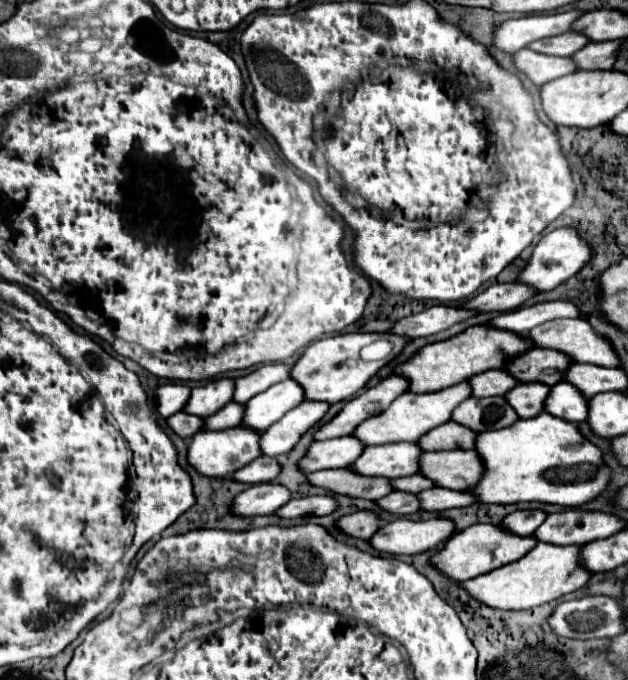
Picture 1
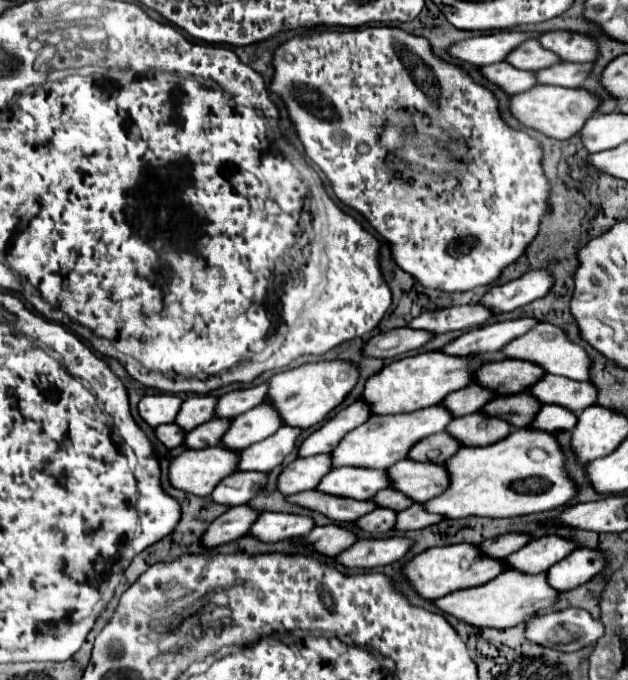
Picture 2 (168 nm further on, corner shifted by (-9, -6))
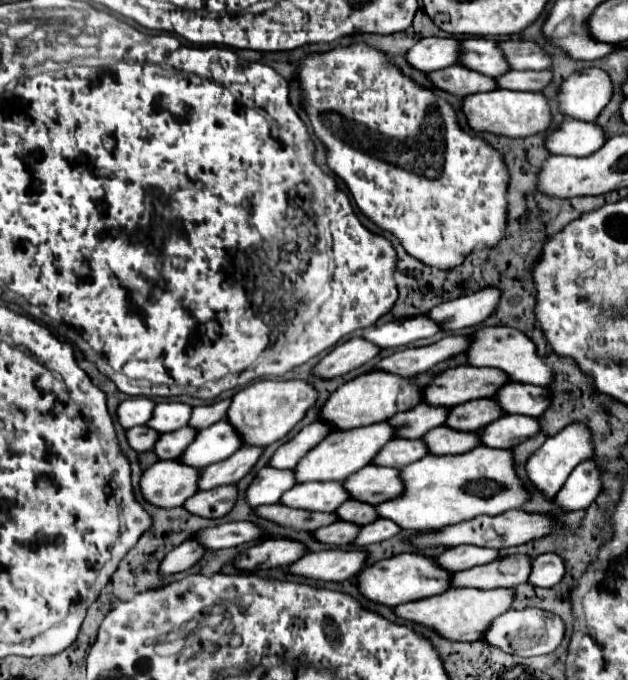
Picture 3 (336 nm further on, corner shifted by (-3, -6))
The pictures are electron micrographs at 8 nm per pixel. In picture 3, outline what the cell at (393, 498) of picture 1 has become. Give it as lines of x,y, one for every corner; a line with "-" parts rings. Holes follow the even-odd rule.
337,520
331,526
325,526
321,530
315,532
315,538
319,542
325,544
335,544
335,546
345,546
345,544
353,544
353,538
357,538
361,526
355,522
345,522
345,520

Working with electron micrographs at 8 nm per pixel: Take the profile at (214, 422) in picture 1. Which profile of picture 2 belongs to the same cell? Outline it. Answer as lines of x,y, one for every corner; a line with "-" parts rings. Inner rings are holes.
213,418
211,422
205,422
203,426
187,432
187,438
183,440
185,448
207,448
207,446
215,446
221,442
221,436
227,432
229,428
229,420
221,420
221,418

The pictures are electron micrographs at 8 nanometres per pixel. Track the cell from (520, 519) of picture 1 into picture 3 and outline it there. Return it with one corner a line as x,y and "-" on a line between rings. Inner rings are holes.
455,546
445,550
441,556
435,560
441,564
441,568
451,570
451,572
461,572
469,570
479,564
489,564
497,560
499,552
493,548
481,548
481,546

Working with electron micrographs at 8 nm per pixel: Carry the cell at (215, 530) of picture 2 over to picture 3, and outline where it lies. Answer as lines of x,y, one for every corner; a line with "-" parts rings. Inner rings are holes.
187,538
183,544
179,544
175,550
171,550
167,554
167,558
161,562
161,572
163,574
183,572
183,570
191,568
193,564
197,564
205,552
207,552
207,548
199,540

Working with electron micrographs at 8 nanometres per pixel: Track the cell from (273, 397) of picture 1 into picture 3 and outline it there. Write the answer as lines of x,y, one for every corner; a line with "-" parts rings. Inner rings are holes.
221,420
205,430
197,432
197,438
193,444
185,450
181,460
195,468
205,468
213,462
229,458
233,452
237,452
243,444
241,434
237,434
235,426
227,420

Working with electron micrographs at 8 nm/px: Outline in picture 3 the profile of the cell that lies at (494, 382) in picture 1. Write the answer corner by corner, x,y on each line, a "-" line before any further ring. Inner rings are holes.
421,402
421,406
415,406
413,410
389,418
389,422
401,422
405,426
401,438
423,438
433,426
445,424
447,416
449,416
447,406
431,406
427,402

